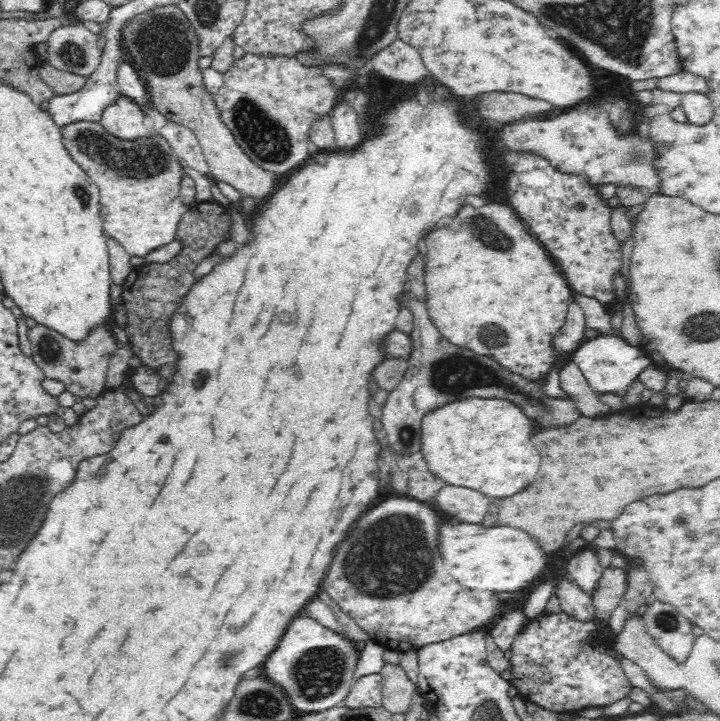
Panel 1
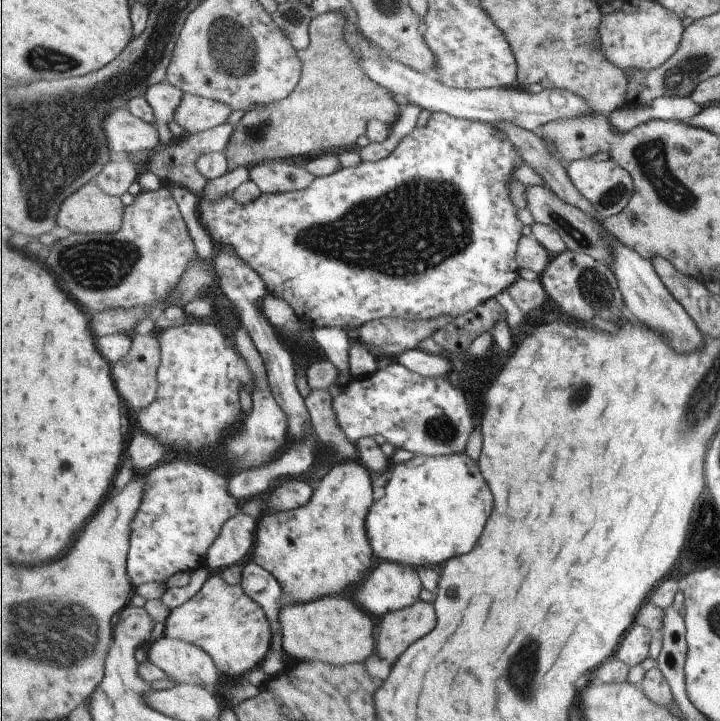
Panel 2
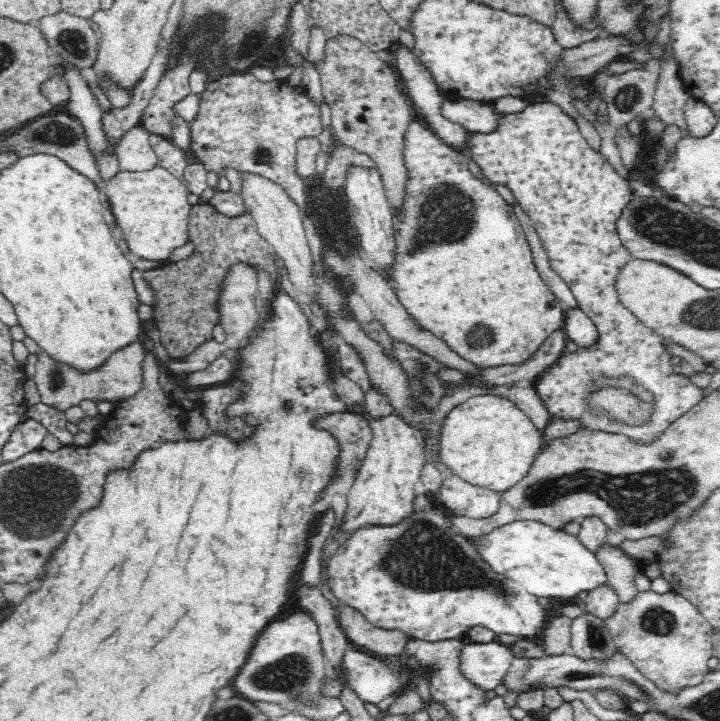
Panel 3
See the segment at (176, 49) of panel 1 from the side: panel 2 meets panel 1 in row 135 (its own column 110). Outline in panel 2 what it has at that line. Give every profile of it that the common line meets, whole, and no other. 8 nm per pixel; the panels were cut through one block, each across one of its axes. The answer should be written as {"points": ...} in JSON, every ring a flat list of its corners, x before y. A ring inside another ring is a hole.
{"points":[[90,182,75,192,65,201,56,220,60,226,75,234,111,234,118,233,123,228,125,204,119,196,111,196,97,182]]}

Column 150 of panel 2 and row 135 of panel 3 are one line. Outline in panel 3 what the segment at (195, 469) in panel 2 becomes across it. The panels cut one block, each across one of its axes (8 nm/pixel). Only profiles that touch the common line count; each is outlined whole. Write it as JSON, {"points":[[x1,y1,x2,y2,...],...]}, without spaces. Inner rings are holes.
{"points":[[546,100,529,102,522,112,500,114,500,128,490,134,472,133,468,140,468,150,472,159,482,167,486,177,492,179,494,184,508,185,521,210,534,222,534,228,542,240,543,248,548,252,551,269,558,272,559,277,568,284,568,290,578,301,579,309,586,313,598,327,598,346,594,348,580,348,570,353,564,353,560,360,542,374,536,382,536,392,544,401,548,413,553,418,574,418,581,420,583,427,617,432,617,434,630,434,631,438,639,442,648,442,650,434,658,434,664,430,674,418,682,416,686,410,697,405,704,397,703,389,698,388,684,374,674,373,670,362,670,353,662,346,662,338,642,321,639,321,632,311,621,302,616,288,616,280,622,268,632,258,627,248,622,244,618,234,618,220,622,218,623,211,629,208,634,195,628,181,620,176,605,157,596,152,589,142,582,136,578,123,565,113,556,103],[598,378,618,380,628,378,634,386,652,394,652,414,648,422,642,424,622,424,620,420,612,418,606,410,594,408,588,400,592,398,592,388,596,386]]}

